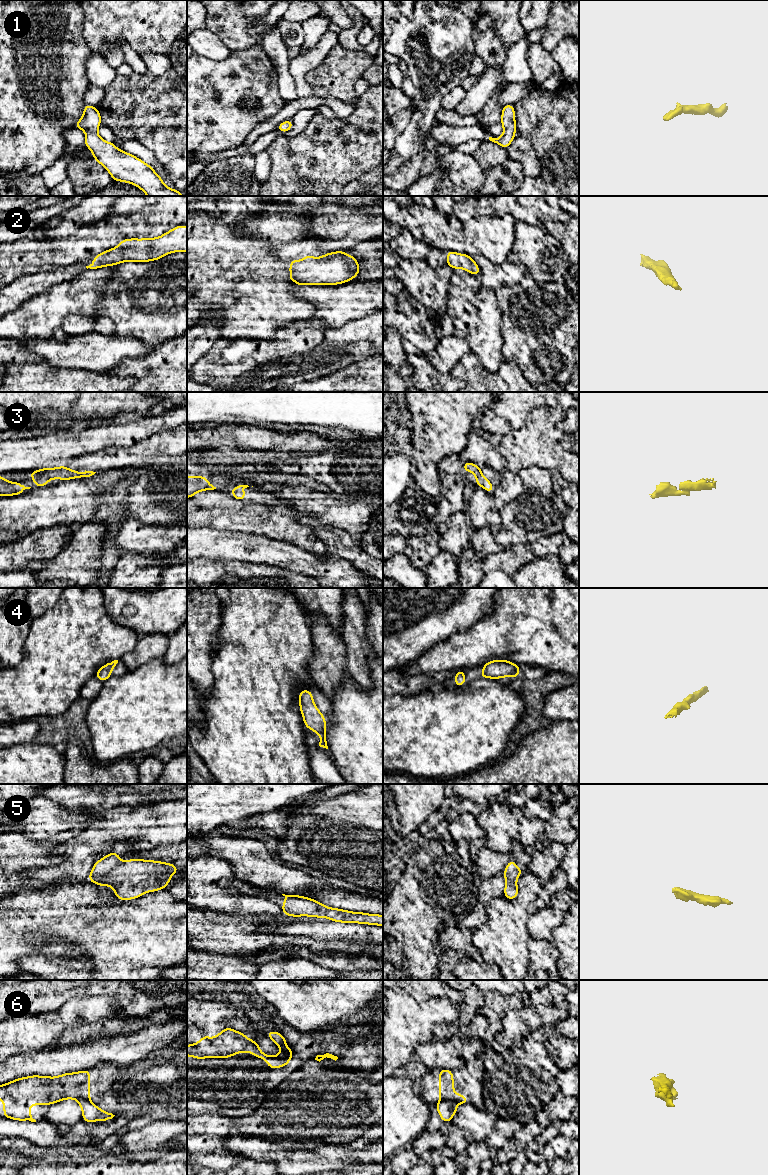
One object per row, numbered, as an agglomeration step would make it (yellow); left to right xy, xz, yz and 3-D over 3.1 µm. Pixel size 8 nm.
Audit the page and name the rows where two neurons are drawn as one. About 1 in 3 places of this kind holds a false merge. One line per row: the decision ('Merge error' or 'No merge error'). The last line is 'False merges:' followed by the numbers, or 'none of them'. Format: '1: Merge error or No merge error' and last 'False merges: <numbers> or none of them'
1: No merge error
2: No merge error
3: No merge error
4: No merge error
5: No merge error
6: Merge error
False merges: 6

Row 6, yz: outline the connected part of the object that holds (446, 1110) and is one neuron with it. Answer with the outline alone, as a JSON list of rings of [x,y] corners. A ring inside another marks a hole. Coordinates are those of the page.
[[[440,1100],[436,1104],[436,1109],[443,1122],[451,1123],[451,1120],[456,1113],[458,1106],[454,1102],[442,1101]]]

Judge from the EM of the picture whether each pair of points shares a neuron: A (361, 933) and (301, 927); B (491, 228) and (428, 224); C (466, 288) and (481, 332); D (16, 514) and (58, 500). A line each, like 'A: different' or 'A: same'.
A: same
B: same
C: same
D: same

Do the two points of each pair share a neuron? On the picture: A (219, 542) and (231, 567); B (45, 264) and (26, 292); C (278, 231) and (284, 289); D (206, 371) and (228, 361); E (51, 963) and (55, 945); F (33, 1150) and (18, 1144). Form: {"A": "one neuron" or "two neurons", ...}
{"A": "two neurons", "B": "two neurons", "C": "two neurons", "D": "one neuron", "E": "two neurons", "F": "one neuron"}

